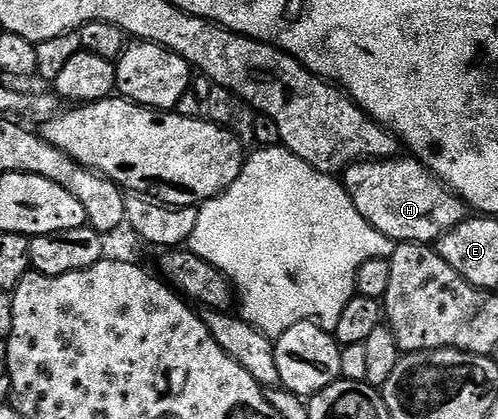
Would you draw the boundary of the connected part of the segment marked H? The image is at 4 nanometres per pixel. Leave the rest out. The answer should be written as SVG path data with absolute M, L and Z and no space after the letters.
M396 155L390 159L374 161L357 161L343 170L341 180L347 188L347 194L353 199L357 211L361 211L361 215L365 215L367 222L377 227L377 231L381 231L381 235L396 243L415 241L418 245L431 245L438 242L441 235L457 227L457 223L461 223L469 213L468 206L464 205L456 193L451 192L422 163L407 155Z

